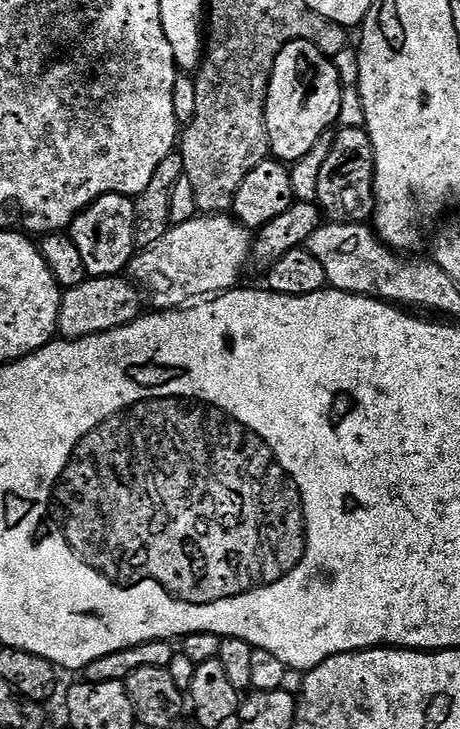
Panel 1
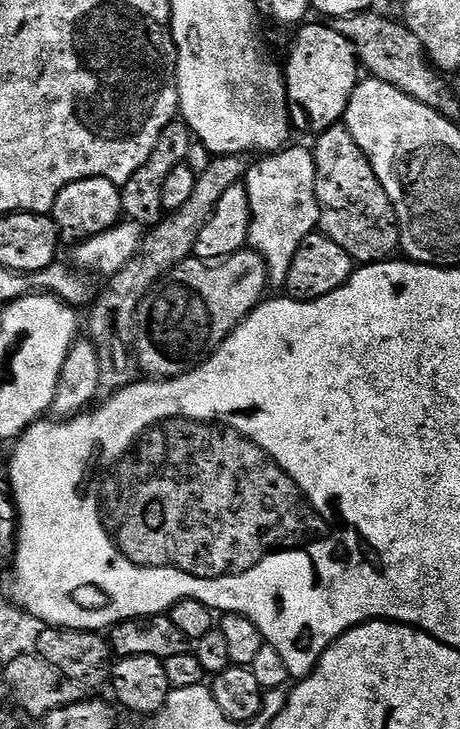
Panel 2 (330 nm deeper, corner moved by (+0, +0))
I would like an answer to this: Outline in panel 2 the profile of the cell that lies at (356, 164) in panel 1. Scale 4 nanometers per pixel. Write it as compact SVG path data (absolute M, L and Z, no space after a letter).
M343 123L334 124L325 132L315 137L316 148L316 197L320 207L319 231L330 237L350 258L360 266L379 264L397 255L400 246L400 228L396 225L396 215L392 209L386 190L382 190L382 182L374 174L370 162L363 150L354 142Z

